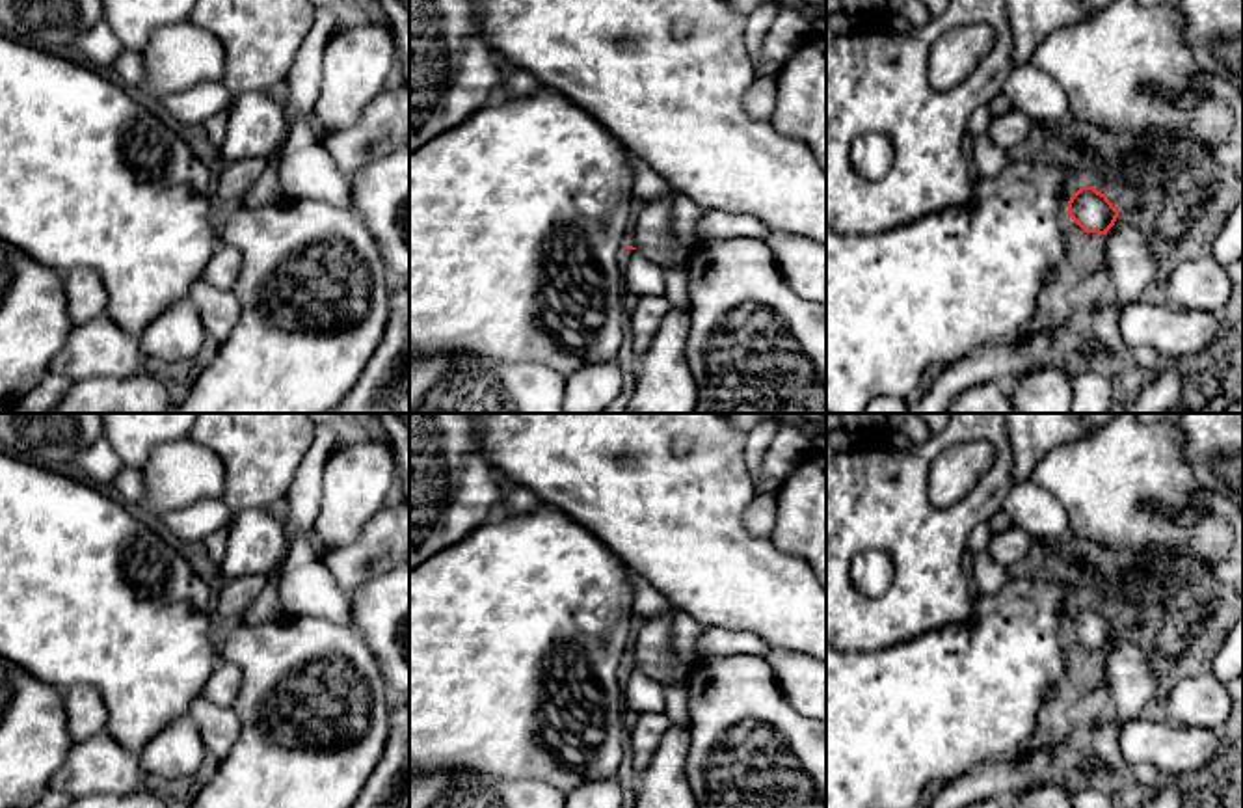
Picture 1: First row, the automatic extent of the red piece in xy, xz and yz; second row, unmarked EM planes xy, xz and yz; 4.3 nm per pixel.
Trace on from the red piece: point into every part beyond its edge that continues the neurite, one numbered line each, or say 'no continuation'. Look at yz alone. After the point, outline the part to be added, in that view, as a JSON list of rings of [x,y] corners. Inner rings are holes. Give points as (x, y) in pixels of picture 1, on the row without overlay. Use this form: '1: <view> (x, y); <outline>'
no continuation

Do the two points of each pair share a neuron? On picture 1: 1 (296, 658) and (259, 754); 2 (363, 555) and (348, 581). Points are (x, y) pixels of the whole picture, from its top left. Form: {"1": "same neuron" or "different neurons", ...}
{"1": "same neuron", "2": "same neuron"}

